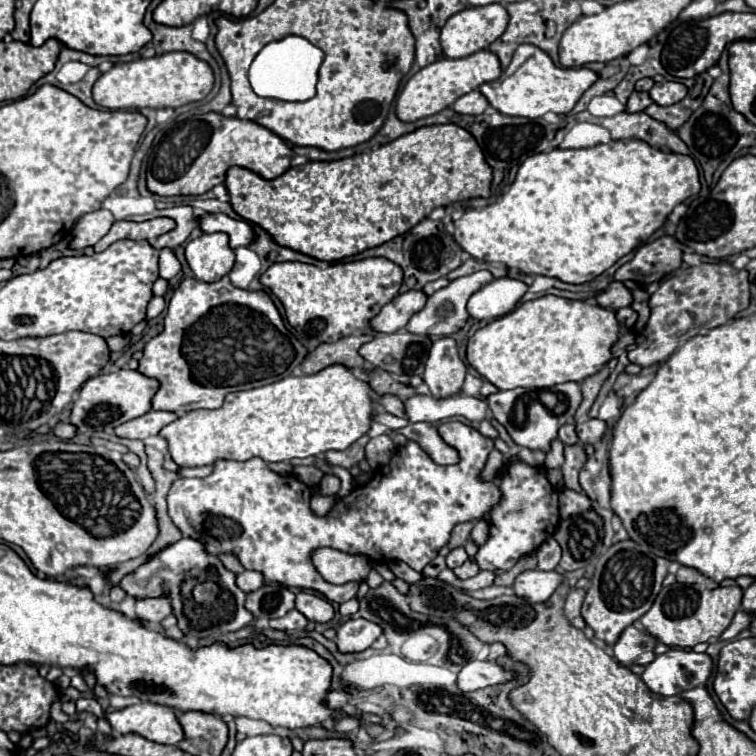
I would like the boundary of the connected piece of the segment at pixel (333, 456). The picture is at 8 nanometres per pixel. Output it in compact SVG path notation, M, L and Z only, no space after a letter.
M362 436L358 442L354 442L354 446L348 446L346 450L330 450L324 454L324 460L332 466L342 466L350 470L354 464L360 464L364 460L364 446L368 440L368 436Z

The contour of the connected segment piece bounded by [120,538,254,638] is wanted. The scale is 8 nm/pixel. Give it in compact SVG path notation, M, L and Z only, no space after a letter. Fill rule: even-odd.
M182 538L154 554L134 572L126 574L120 580L120 588L134 598L148 598L170 592L180 630L184 634L190 632L196 638L202 638L202 630L210 626L218 626L222 632L236 632L254 620L252 614L244 608L246 594L236 586L234 578L236 576L222 566L218 556L208 554L200 542L194 542L194 538ZM188 588L202 588L202 602L196 602Z

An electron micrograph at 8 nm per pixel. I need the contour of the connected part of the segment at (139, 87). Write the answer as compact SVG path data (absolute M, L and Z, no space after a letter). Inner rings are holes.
M166 52L162 56L152 56L152 58L138 58L134 62L120 62L114 64L108 72L100 74L92 88L92 98L98 106L108 108L108 110L138 110L138 108L178 108L188 102L196 102L208 96L208 92L214 86L214 74L212 68L196 58L190 52Z

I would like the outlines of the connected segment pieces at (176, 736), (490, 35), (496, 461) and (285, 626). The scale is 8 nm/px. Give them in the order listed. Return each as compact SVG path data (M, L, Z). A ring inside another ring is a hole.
M140 702L104 716L116 734L140 734L158 744L178 744L184 738L182 726L168 706Z
M502 4L464 8L452 14L440 34L444 56L464 58L484 50L506 30L508 14Z
M492 450L490 456L488 456L488 462L484 466L484 470L480 472L480 480L494 480L500 474L502 466L504 466L504 456L498 450Z
M290 610L286 616L282 618L274 618L270 620L270 626L276 628L276 630L286 630L286 632L292 632L292 630L306 630L306 616L300 614L298 610Z

